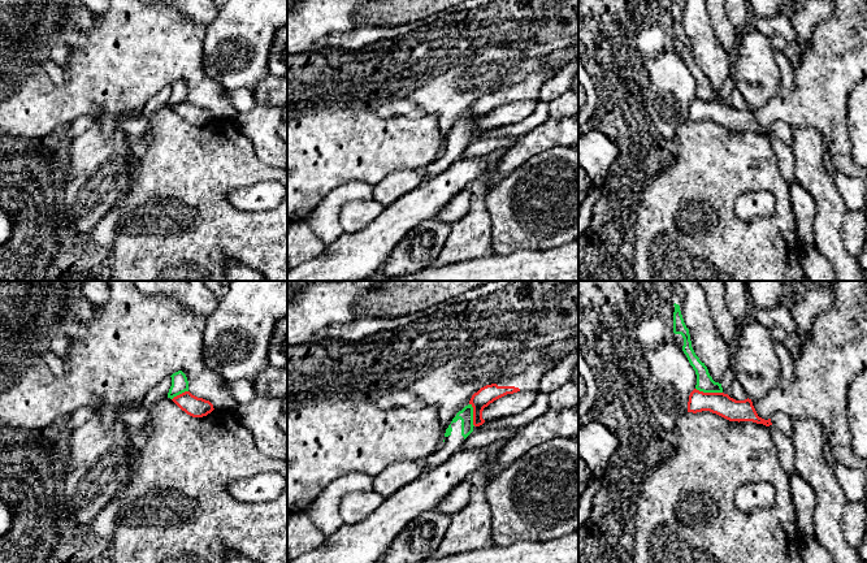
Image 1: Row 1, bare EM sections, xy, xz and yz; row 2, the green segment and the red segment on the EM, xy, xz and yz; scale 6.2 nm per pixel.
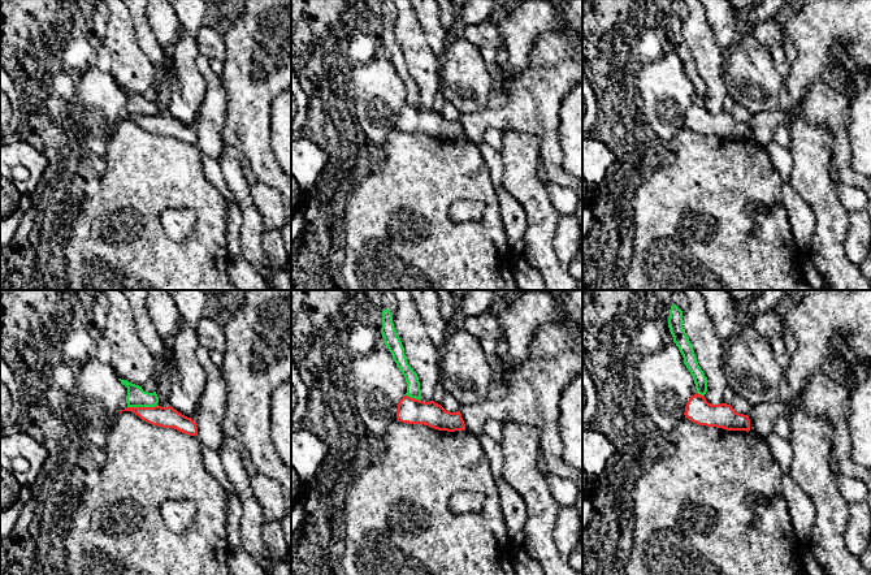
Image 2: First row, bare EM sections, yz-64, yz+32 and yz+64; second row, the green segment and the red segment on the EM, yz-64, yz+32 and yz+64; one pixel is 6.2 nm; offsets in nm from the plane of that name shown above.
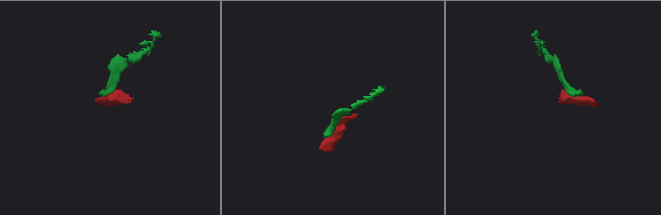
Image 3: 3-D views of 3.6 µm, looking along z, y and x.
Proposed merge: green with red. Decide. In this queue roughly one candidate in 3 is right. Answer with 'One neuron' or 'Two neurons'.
Two neurons

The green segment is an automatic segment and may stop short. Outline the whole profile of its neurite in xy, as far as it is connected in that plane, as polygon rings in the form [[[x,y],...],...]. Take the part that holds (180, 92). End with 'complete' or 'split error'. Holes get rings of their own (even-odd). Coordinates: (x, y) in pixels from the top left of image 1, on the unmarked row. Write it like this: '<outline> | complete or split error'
[[[182,79],[173,82],[170,86],[172,86],[172,95],[169,98],[168,107],[173,108],[174,105],[185,100],[188,100],[188,90]]] | complete

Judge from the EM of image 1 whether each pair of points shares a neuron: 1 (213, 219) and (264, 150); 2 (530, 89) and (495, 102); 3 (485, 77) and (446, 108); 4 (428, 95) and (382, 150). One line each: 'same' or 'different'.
1: different
2: same
3: same
4: different

